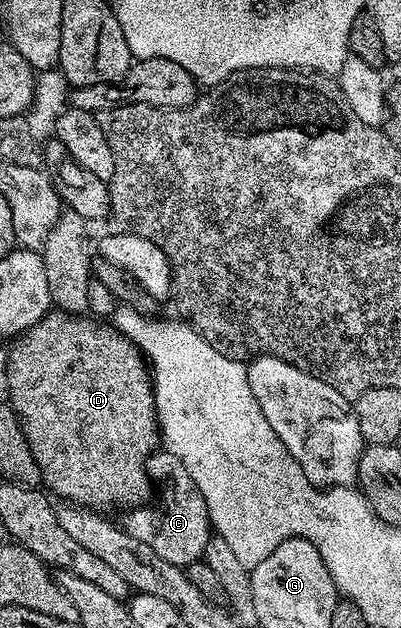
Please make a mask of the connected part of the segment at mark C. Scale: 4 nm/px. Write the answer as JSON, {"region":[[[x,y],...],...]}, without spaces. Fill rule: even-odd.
{"region":[[[157,449],[148,457],[146,469],[158,496],[160,492],[160,499],[157,500],[156,506],[143,504],[129,509],[125,513],[128,515],[125,516],[124,522],[122,521],[123,529],[127,530],[130,536],[134,536],[134,540],[146,544],[146,548],[151,548],[170,564],[187,568],[192,562],[201,561],[206,544],[214,534],[202,492],[198,492],[194,480],[190,480],[190,472],[182,468],[182,460],[178,460],[178,456],[174,456],[169,450]]]}

